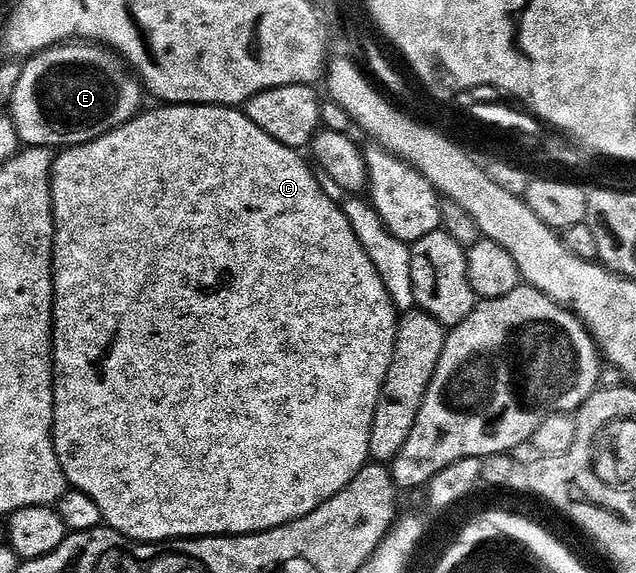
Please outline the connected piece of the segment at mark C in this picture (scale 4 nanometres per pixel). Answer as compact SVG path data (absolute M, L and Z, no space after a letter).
M170 104L170 105L167 105L167 106L156 106L156 107L160 107L160 108L156 108L156 109L154 109L154 110L153 110L153 112L148 112L148 111L149 111L149 110L144 110L144 111L141 111L141 113L140 113L140 115L139 115L139 116L136 116L136 117L134 117L134 118L133 118L133 119L132 119L132 120L131 120L131 121L130 121L130 122L126 122L126 123L125 123L125 124L123 124L123 125L122 125L122 126L118 126L118 127L117 127L117 128L115 128L115 129L114 129L114 130L110 130L110 134L102 134L102 138L98 138L98 139L97 139L97 140L95 140L95 141L94 141L94 142L86 142L86 143L85 143L85 144L79 144L79 145L78 145L78 146L74 146L74 147L73 147L73 148L66 148L66 149L63 149L63 151L61 151L61 152L60 152L60 153L59 153L59 155L57 155L57 156L56 156L56 157L55 157L55 159L53 159L53 161L52 161L52 217L53 217L53 218L54 218L54 222L55 222L55 223L56 223L56 238L55 238L55 241L54 241L54 247L53 247L53 249L52 249L52 389L53 389L53 390L54 390L54 418L53 418L53 419L52 419L52 441L53 441L53 442L54 442L54 450L55 450L55 451L56 451L56 453L57 453L57 454L58 454L58 462L59 462L59 463L60 463L60 465L61 465L61 466L62 466L62 470L63 470L63 471L64 471L64 478L65 478L65 481L67 481L67 483L68 483L68 484L69 484L69 485L71 485L71 487L72 487L72 488L73 488L73 489L75 489L75 491L77 491L77 492L81 492L81 493L82 493L82 494L90 494L90 498L94 498L94 502L95 502L95 504L96 504L96 505L97 505L97 506L98 506L98 510L102 510L102 521L103 521L103 523L104 523L104 524L105 524L105 525L107 525L107 527L108 527L108 528L109 528L109 529L111 529L111 531L113 531L113 532L120 532L120 533L122 533L122 534L123 534L123 536L126 536L126 537L128 537L128 539L129 539L129 540L138 540L138 541L140 541L140 543L142 543L142 544L158 544L158 543L161 543L161 542L163 542L163 541L166 541L166 540L183 540L183 539L185 539L185 538L199 538L199 537L201 537L201 536L250 536L250 535L252 535L252 533L254 533L254 532L268 532L268 531L269 531L269 530L270 530L270 529L271 529L271 528L277 528L277 527L278 527L278 526L282 526L282 525L283 525L283 524L289 524L289 523L290 523L290 522L294 522L294 521L295 521L295 520L297 520L297 519L298 519L298 518L302 518L302 517L303 517L303 516L305 516L305 515L306 515L306 514L310 514L310 513L311 513L311 512L312 512L312 511L314 511L314 510L315 510L315 508L317 508L317 507L318 507L318 506L322 506L322 505L323 505L323 504L325 504L325 502L327 502L327 500L329 500L329 499L330 499L330 498L334 498L334 497L335 497L335 496L336 496L336 495L338 495L338 493L339 493L339 492L340 492L340 491L341 491L341 490L343 490L343 489L344 489L344 488L345 488L345 487L346 487L346 486L347 486L347 484L348 484L348 483L349 483L349 482L350 482L350 481L352 481L352 479L354 479L354 478L355 478L355 477L356 477L356 475L358 475L358 474L359 474L359 473L360 473L360 471L362 471L362 469L364 469L364 465L365 465L365 464L367 464L367 463L369 463L369 460L370 460L370 457L369 457L369 455L368 455L368 451L369 451L369 450L370 450L370 430L371 430L371 429L372 429L372 423L373 423L373 422L374 422L374 414L375 414L375 413L376 413L376 407L377 407L377 406L378 406L378 402L379 402L379 401L380 401L380 395L381 395L381 394L382 394L382 390L383 390L383 389L384 389L384 383L385 383L385 382L386 382L386 374L387 374L387 373L388 373L388 371L389 371L389 370L390 370L390 362L391 362L391 361L392 361L392 359L393 359L393 358L394 358L394 346L395 346L395 345L396 345L396 326L397 326L397 323L398 323L398 313L397 313L397 311L396 311L396 308L395 308L395 304L394 304L394 302L393 302L393 301L392 301L392 300L391 300L391 298L390 298L390 294L388 294L388 293L387 293L387 290L386 290L386 286L385 286L385 285L384 285L384 284L383 284L383 282L382 282L382 278L380 278L380 277L379 277L379 274L378 274L378 270L376 270L376 269L375 269L375 268L374 268L374 263L372 263L372 262L370 262L370 257L369 257L369 255L368 255L368 254L366 254L366 251L365 251L365 250L363 250L363 248L362 248L362 243L360 243L360 241L359 241L359 235L358 235L358 232L357 232L357 230L356 230L356 231L355 231L355 230L354 230L354 229L352 229L352 224L351 224L351 222L350 222L350 221L348 221L348 216L347 216L347 214L346 214L346 213L344 213L344 211L345 211L345 209L344 209L344 208L343 208L343 207L341 207L341 205L338 205L338 204L335 204L335 203L334 203L334 202L330 202L330 198L326 198L326 190L322 190L322 186L318 186L318 182L317 182L317 181L316 181L316 174L315 174L315 171L313 171L313 169L312 169L312 168L311 168L311 167L310 167L310 168L309 168L309 169L308 169L308 164L307 164L307 162L306 162L306 161L304 161L304 160L303 160L303 158L302 158L302 157L300 157L300 156L303 156L303 155L301 155L301 153L300 153L300 152L299 152L299 151L297 151L297 149L294 149L294 148L287 148L287 147L286 147L286 146L282 146L282 142L278 142L278 141L277 141L277 140L275 140L275 139L274 139L274 138L270 138L270 134L266 134L266 130L258 130L258 126L254 126L254 122L250 122L250 118L249 118L249 117L248 117L248 116L246 116L246 115L244 115L244 113L243 113L243 111L240 111L240 110L237 110L237 109L236 109L236 108L235 108L235 107L232 107L232 106L221 106L221 105L219 105L219 104Z

